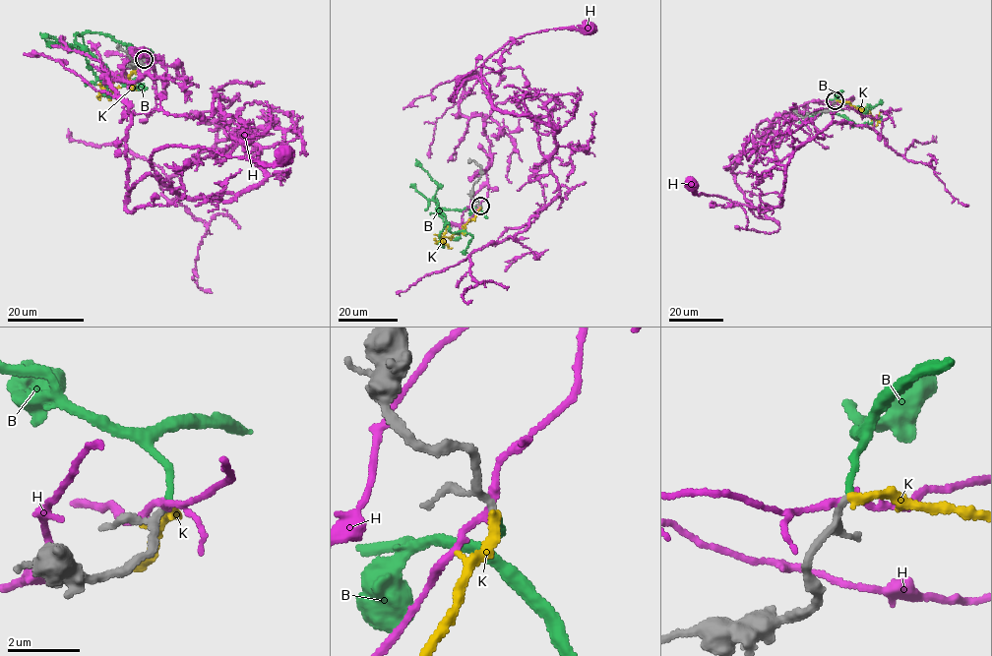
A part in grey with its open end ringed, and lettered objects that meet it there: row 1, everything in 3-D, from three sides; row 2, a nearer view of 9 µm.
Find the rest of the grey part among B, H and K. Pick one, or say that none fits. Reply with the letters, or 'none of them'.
B

